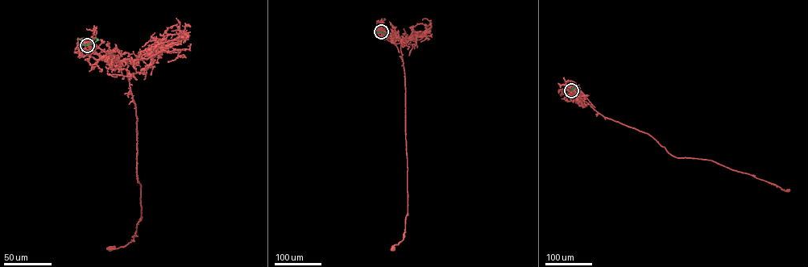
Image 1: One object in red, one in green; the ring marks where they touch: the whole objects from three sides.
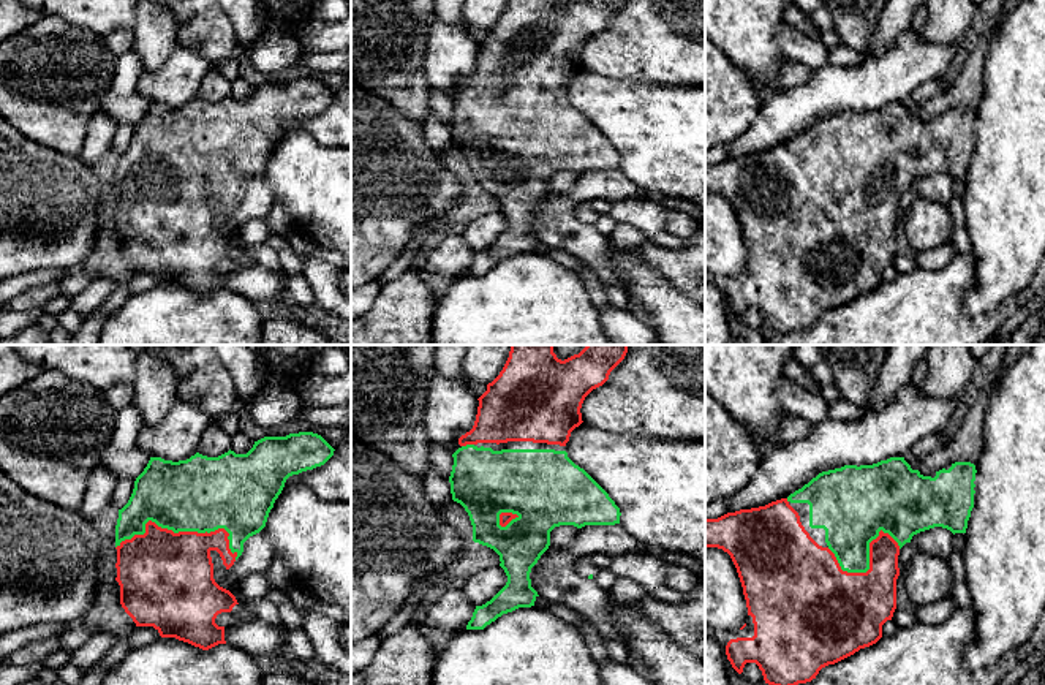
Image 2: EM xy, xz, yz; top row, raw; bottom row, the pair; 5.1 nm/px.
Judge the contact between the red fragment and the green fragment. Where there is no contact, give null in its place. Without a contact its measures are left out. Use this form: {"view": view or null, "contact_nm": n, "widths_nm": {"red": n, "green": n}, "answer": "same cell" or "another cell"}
{"view": "xy", "contact_nm": 650, "widths_nm": {"red": 480, "green": 380}, "answer": "same cell"}

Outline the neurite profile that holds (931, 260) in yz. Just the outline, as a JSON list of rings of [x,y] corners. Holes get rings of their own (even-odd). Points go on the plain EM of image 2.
[[[949,242],[937,248],[917,253],[915,263],[917,263],[917,267],[920,269],[937,271],[945,267],[953,256],[955,256],[955,248]]]

